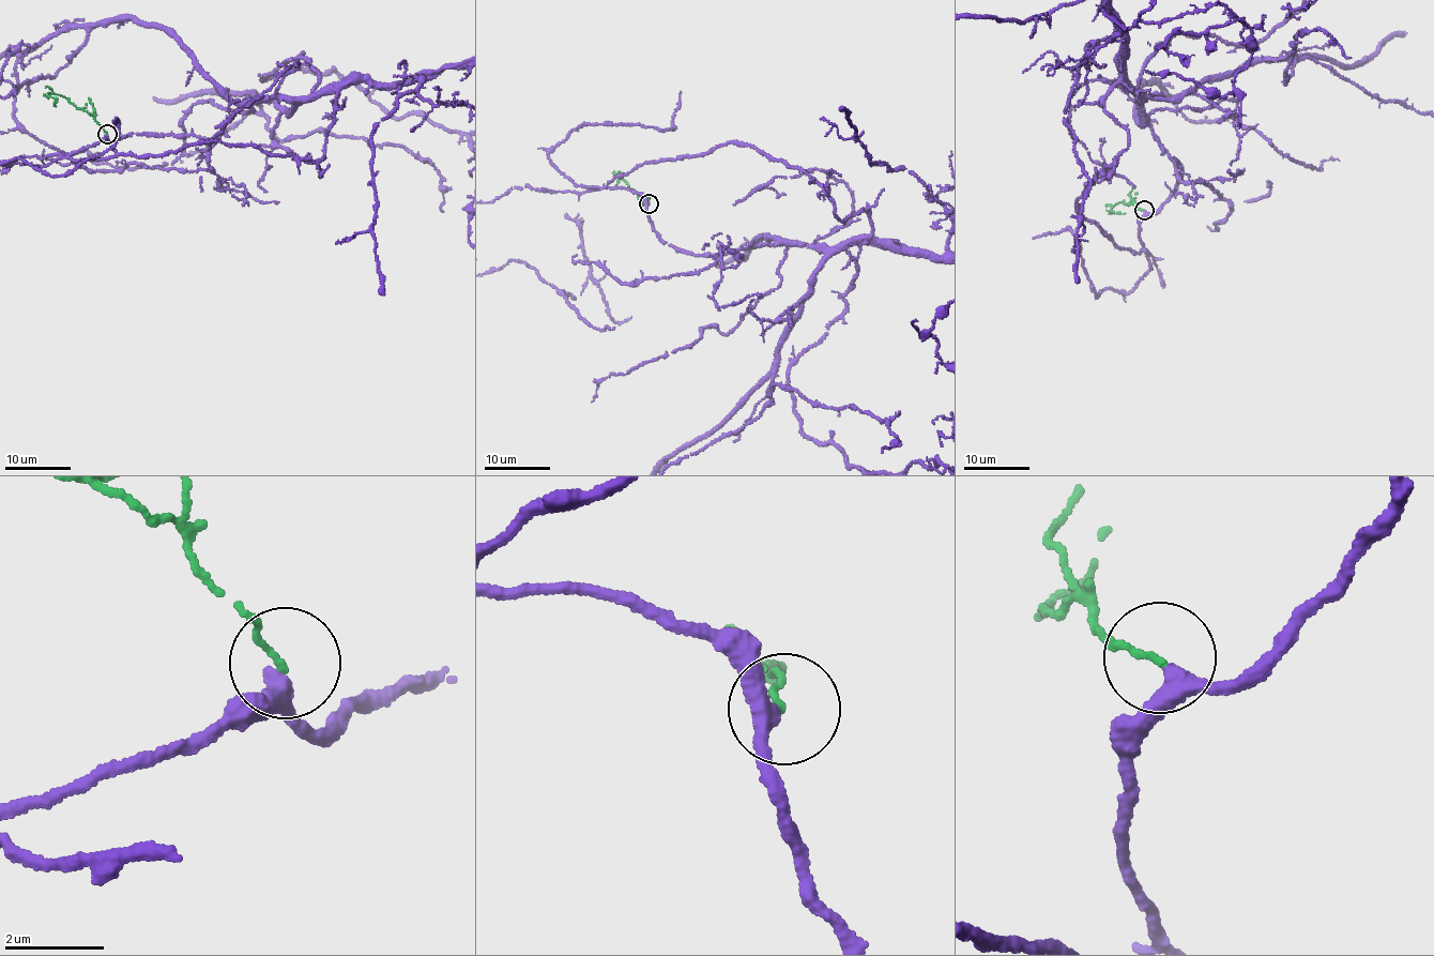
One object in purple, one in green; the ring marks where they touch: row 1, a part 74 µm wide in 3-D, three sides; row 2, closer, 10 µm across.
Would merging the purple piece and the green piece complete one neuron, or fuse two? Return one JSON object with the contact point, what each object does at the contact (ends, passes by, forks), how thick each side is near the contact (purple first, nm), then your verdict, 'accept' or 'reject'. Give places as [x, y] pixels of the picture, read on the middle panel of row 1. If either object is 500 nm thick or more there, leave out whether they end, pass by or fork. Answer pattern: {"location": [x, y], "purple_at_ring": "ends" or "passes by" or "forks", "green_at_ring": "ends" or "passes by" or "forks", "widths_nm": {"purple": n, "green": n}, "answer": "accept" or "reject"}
{"location": [649, 203], "purple_at_ring": "passes by", "green_at_ring": "ends", "widths_nm": {"purple": 340, "green": 110}, "answer": "reject"}

